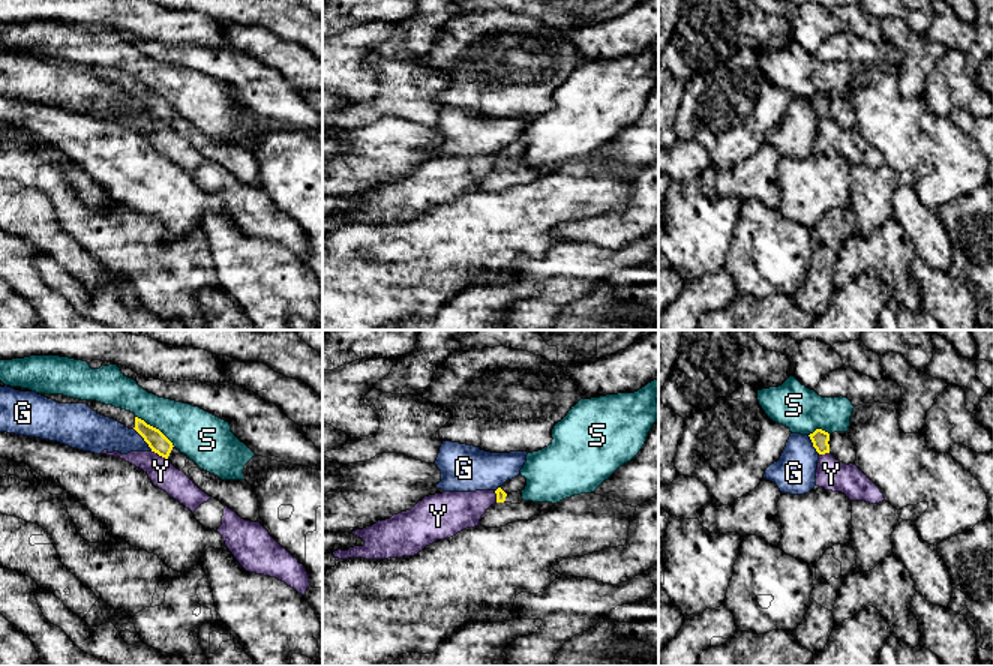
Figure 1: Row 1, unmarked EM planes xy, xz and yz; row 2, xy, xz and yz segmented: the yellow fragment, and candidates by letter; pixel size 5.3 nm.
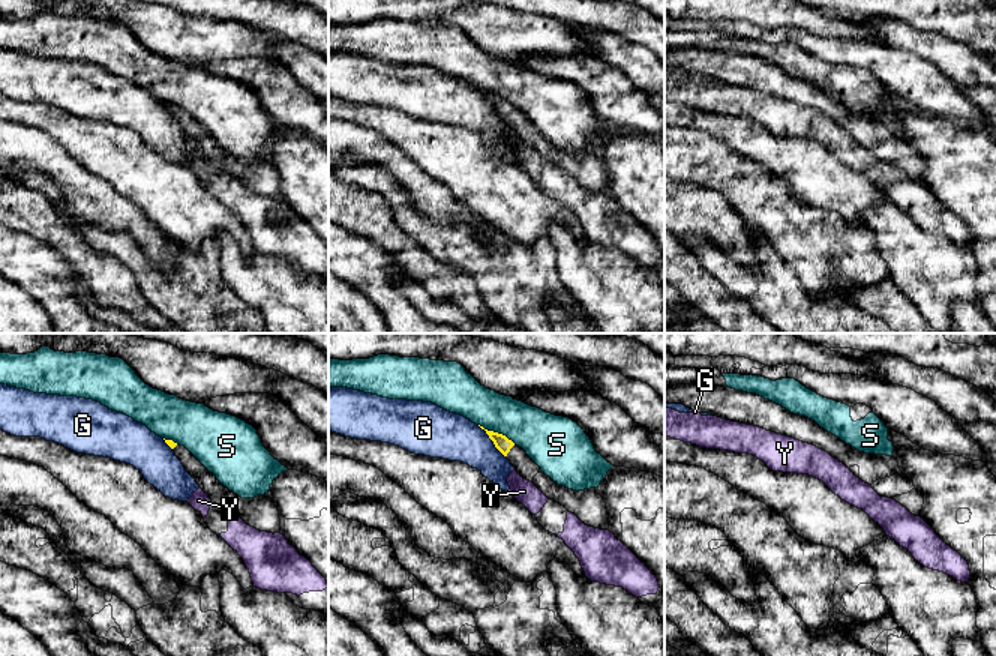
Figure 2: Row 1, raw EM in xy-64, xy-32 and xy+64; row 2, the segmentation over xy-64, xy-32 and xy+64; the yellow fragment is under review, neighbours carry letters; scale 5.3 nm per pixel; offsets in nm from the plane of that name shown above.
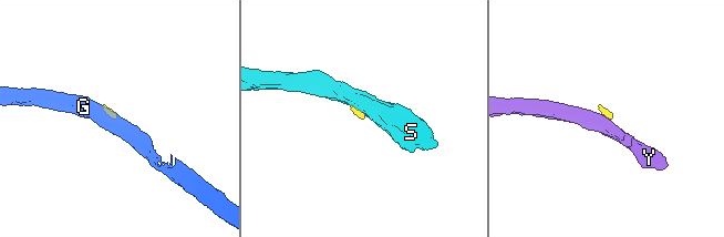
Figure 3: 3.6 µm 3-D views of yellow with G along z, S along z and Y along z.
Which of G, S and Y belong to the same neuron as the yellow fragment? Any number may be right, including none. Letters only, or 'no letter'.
no letter

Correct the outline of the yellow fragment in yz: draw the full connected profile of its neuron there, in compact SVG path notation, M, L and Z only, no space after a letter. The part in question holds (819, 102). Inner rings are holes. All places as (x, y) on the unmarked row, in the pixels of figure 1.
M816 93L808 100L819 118L831 117L837 124L846 129L855 128L856 116L848 96L834 96L830 99L822 93Z

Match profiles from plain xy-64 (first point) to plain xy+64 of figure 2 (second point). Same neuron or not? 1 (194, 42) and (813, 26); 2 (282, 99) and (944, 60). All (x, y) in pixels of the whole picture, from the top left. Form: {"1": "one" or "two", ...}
{"1": "one", "2": "two"}

